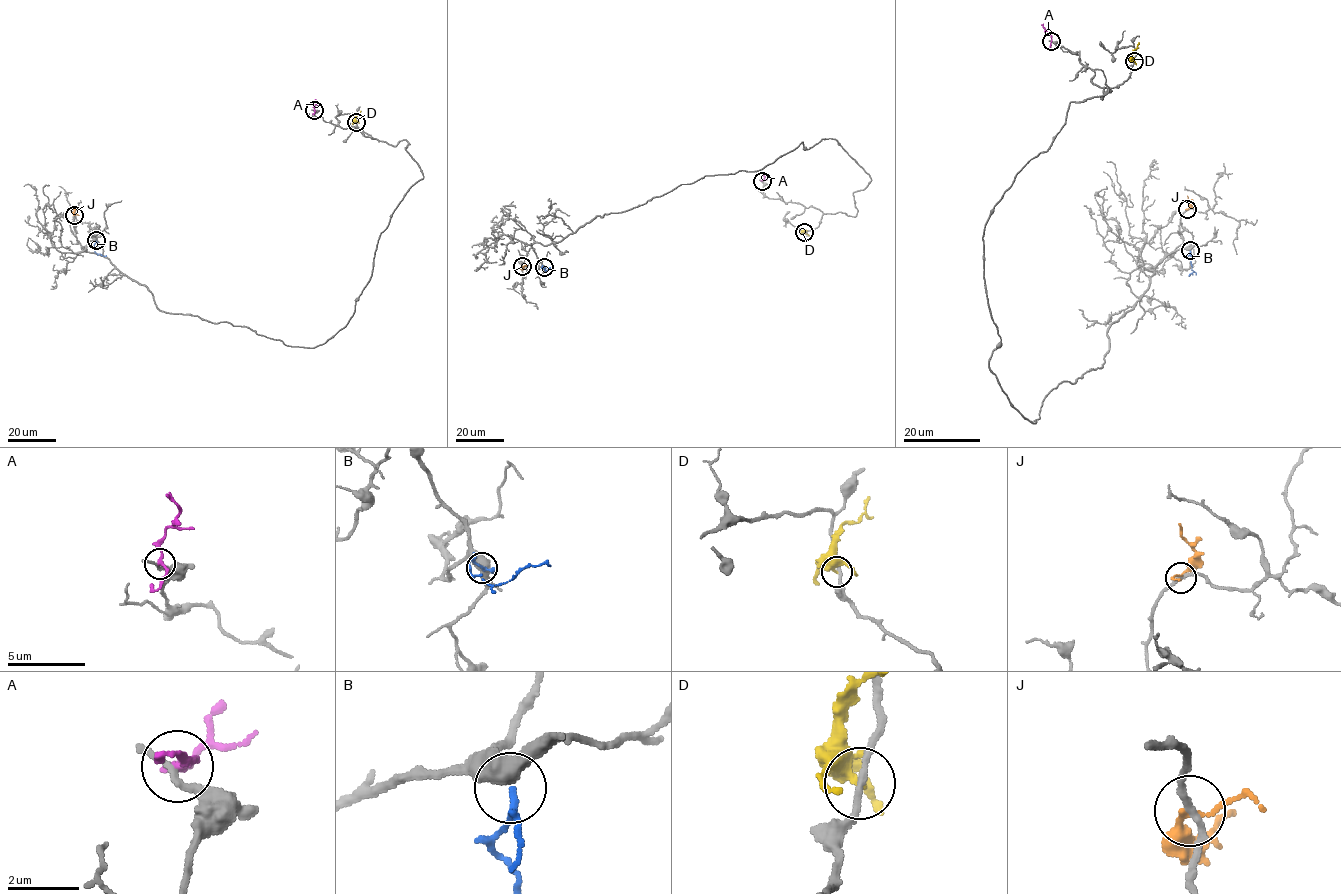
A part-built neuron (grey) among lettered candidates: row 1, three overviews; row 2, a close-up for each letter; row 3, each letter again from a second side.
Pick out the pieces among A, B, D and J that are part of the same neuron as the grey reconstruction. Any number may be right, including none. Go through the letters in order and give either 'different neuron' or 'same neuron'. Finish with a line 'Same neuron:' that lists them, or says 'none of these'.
A: different neuron
B: same neuron
D: different neuron
J: different neuron
Same neuron: B

